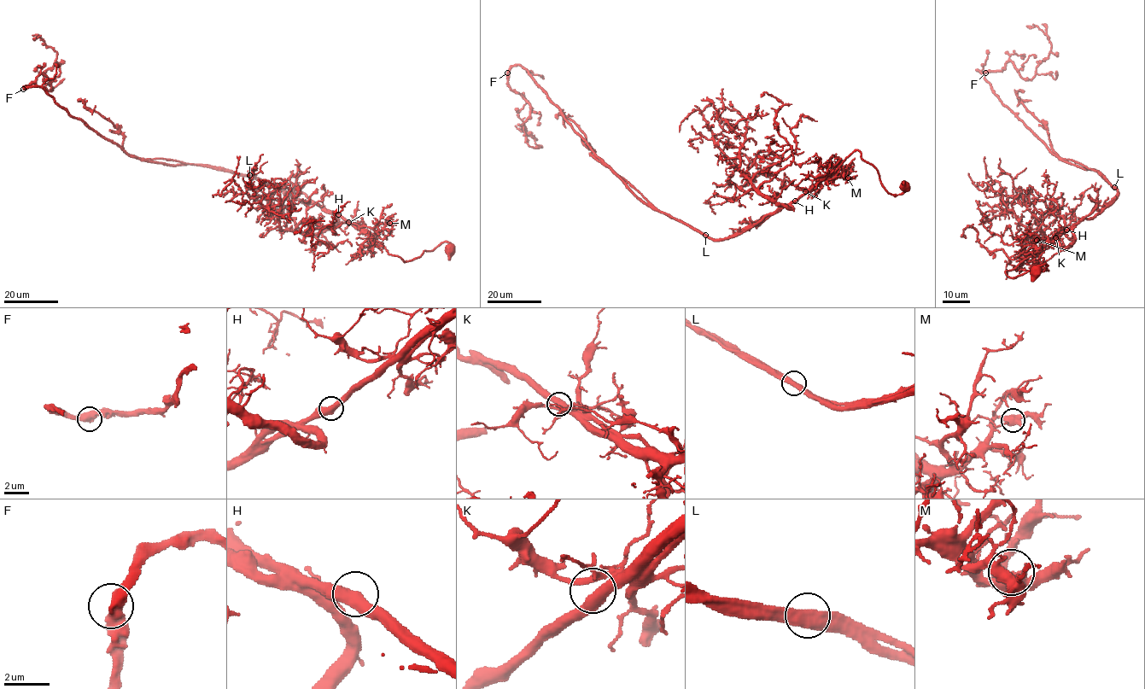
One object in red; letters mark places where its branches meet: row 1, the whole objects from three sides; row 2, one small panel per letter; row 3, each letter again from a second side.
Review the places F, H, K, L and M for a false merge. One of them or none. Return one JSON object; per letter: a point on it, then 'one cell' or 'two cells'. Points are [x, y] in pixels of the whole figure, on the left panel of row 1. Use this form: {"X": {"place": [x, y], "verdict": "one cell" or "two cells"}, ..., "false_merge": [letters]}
{"F": {"place": [23, 89], "verdict": "one cell"}, "H": {"place": [338, 214], "verdict": "one cell"}, "K": {"place": [348, 222], "verdict": "one cell"}, "L": {"place": [249, 175], "verdict": "two cells"}, "M": {"place": [389, 223], "verdict": "one cell"}, "false_merge": ["L"]}

